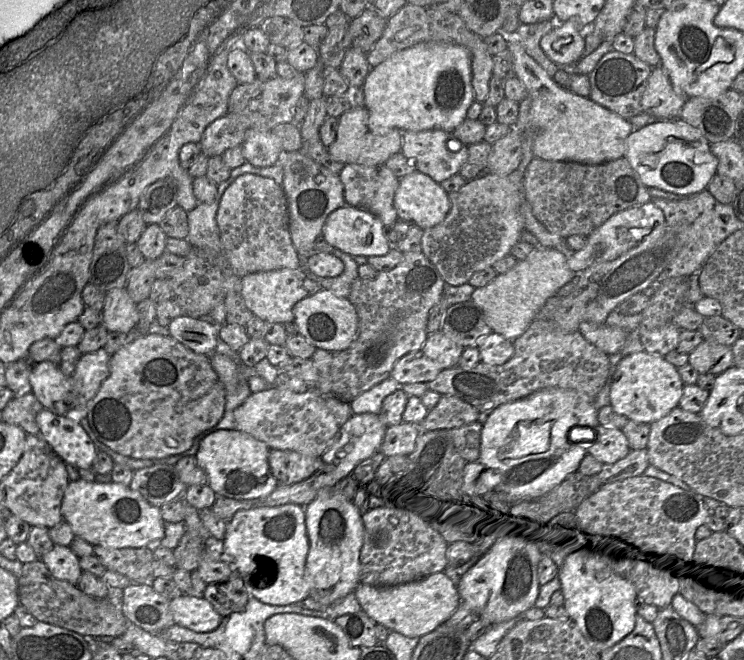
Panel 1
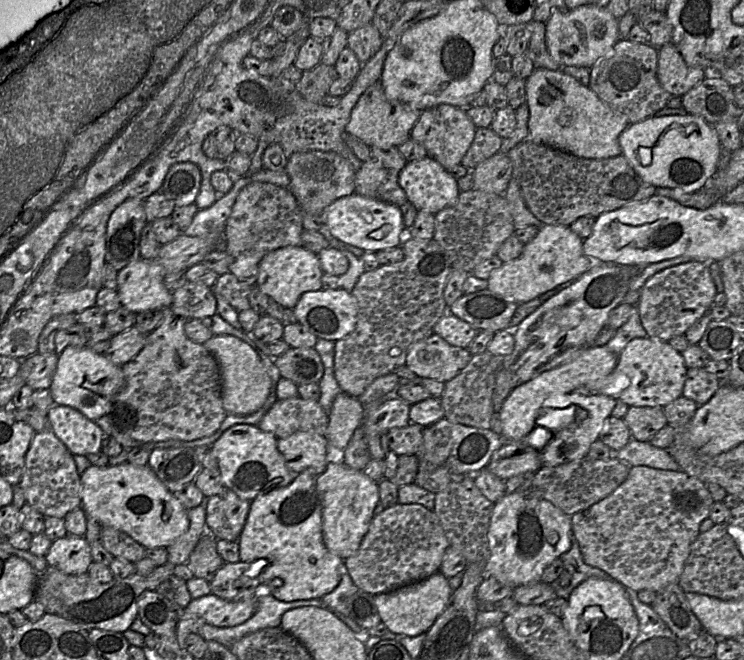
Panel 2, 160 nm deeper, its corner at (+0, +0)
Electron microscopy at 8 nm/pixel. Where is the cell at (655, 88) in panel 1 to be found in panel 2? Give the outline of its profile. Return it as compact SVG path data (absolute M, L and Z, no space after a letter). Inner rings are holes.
M672 42L659 47L658 51L657 78L671 95L682 97L705 78L704 69L688 65Z

